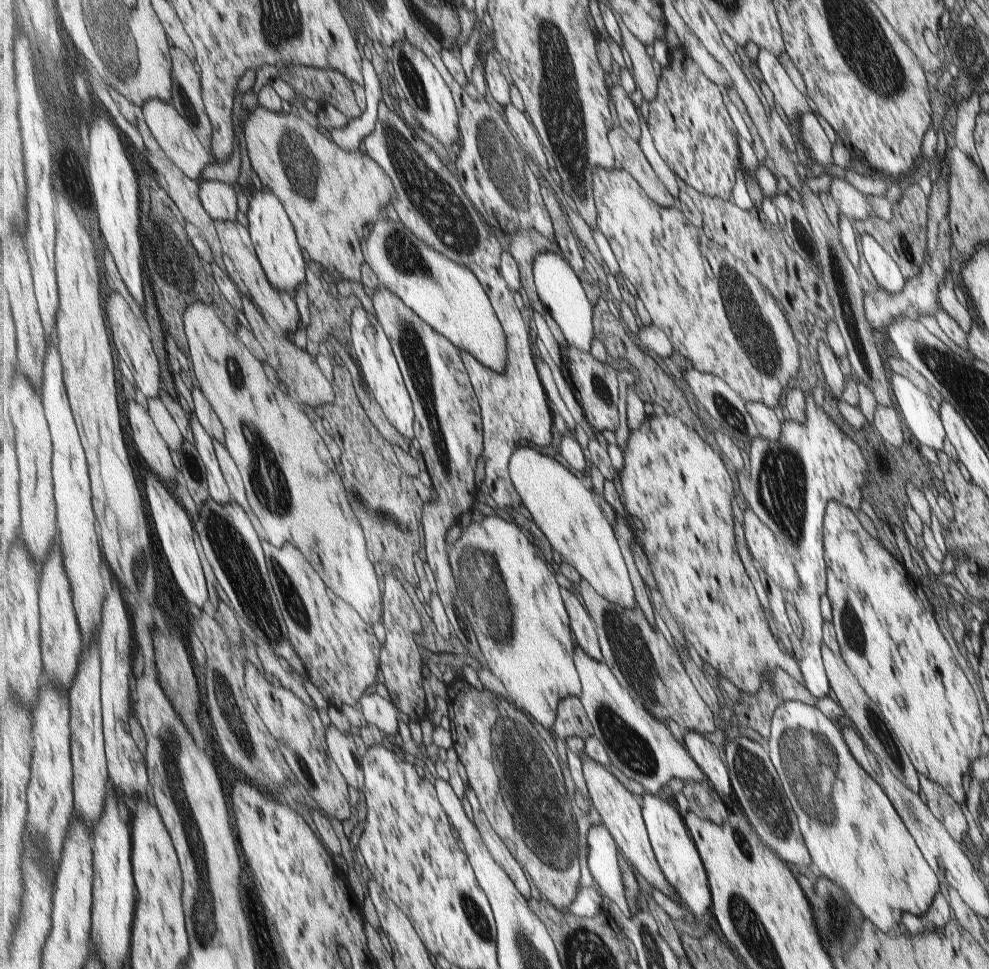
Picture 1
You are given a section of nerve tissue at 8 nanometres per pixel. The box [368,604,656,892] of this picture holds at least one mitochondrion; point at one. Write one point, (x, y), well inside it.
(540, 822)

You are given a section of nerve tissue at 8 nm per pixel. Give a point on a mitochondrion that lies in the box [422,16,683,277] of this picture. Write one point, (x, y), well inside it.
(501, 161)

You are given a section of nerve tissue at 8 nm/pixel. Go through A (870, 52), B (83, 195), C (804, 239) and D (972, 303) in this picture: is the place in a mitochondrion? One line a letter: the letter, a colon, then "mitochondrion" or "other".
A: mitochondrion
B: other
C: mitochondrion
D: other

